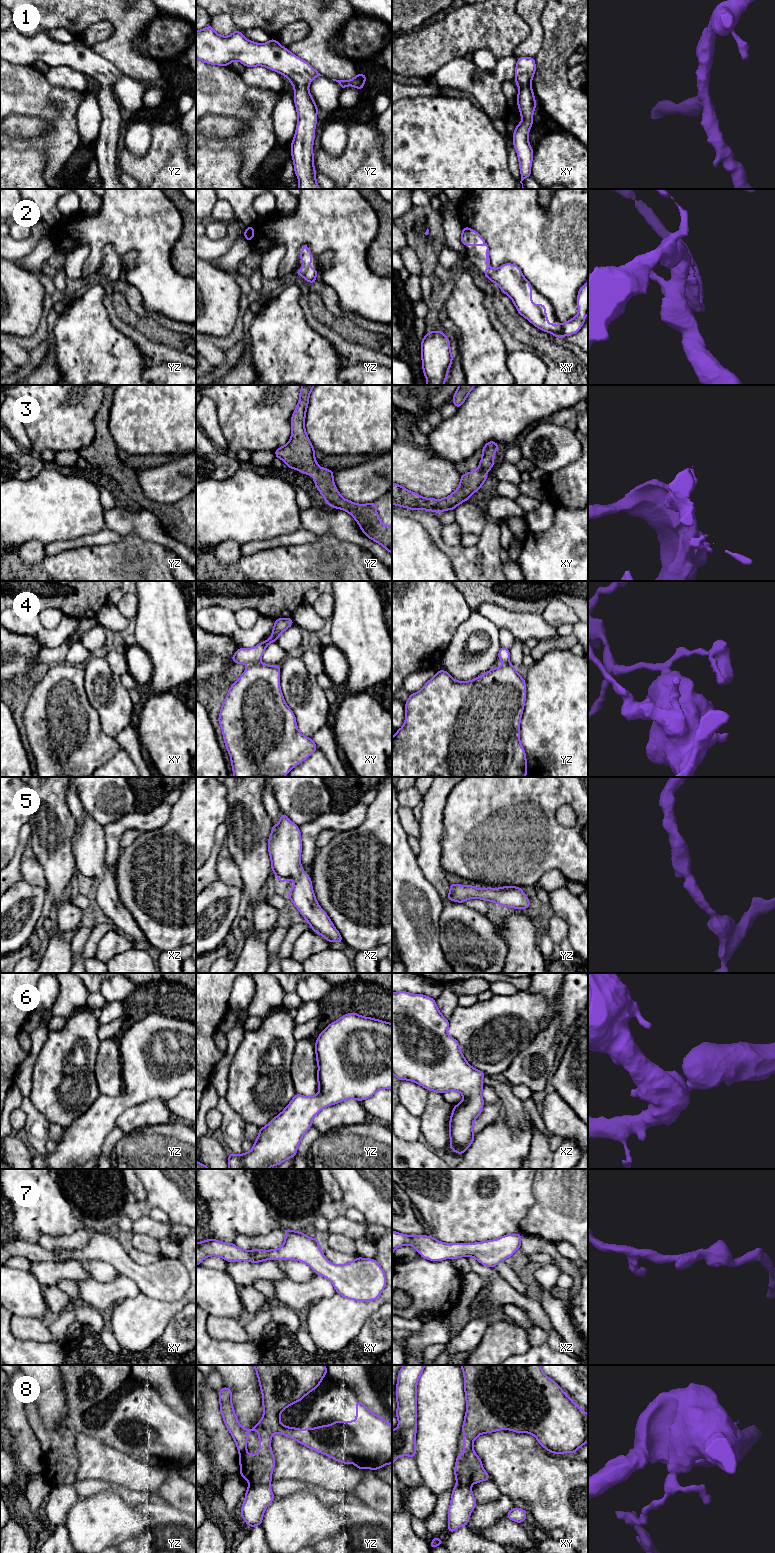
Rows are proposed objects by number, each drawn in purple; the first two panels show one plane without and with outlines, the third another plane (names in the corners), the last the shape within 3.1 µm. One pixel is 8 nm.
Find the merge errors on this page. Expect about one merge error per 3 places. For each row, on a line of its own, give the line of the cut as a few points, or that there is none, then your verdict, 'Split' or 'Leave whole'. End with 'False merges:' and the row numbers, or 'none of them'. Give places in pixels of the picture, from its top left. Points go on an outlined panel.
1: No split. Leave whole
2: No split. Leave whole
3: No split. Leave whole
4: Split along xy (259, 662), (249, 664). Split
5: No split. Leave whole
6: No split. Leave whole
7: No split. Leave whole
8: Split along yz (252, 1484), (268, 1485). Split
False merges: 4, 8

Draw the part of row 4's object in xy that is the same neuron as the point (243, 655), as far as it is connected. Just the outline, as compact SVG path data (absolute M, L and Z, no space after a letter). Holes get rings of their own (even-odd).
M279 618L275 620L275 624L272 629L272 637L268 638L264 642L260 642L253 648L239 648L232 656L234 664L252 664L260 663L263 653L266 647L273 642L276 642L278 637L289 627L293 625L292 618Z

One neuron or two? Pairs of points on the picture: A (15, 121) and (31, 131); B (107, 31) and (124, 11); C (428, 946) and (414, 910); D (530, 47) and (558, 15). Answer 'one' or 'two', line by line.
A: one
B: two
C: one
D: two

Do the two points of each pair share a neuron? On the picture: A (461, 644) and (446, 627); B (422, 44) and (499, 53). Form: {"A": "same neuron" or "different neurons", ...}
{"A": "different neurons", "B": "same neuron"}

